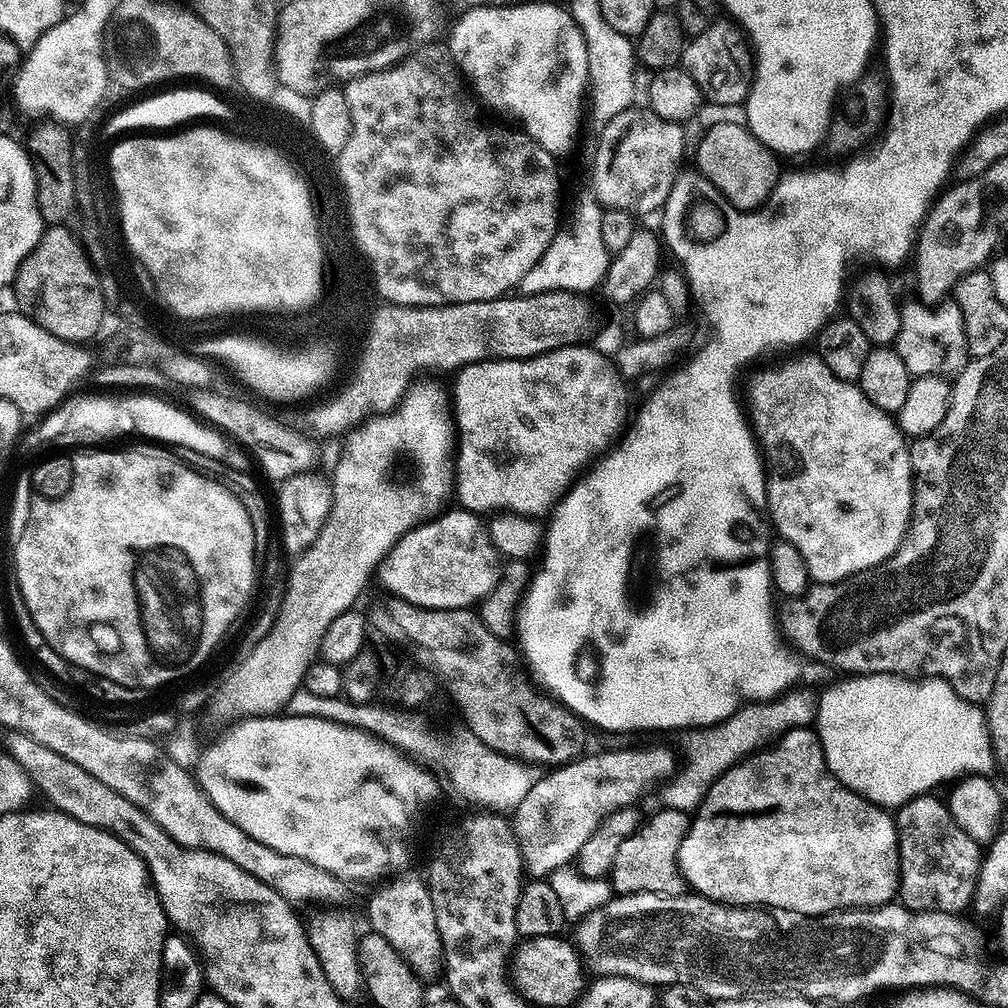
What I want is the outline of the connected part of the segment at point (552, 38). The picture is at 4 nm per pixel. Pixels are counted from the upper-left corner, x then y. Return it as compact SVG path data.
M508 2L503 7L484 5L481 8L465 8L456 18L456 25L446 39L446 47L471 91L494 111L513 116L517 120L513 121L551 156L563 158L572 147L575 149L582 132L580 107L586 104L588 55L580 28L567 7Z

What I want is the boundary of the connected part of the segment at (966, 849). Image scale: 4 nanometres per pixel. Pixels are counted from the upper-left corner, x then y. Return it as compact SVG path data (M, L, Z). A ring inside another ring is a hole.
M932 794L916 796L897 809L894 819L899 838L900 890L898 898L905 908L913 909L915 912L933 911L958 914L971 905L972 896L976 892L983 860L982 848L954 822L947 803L934 797L935 795Z

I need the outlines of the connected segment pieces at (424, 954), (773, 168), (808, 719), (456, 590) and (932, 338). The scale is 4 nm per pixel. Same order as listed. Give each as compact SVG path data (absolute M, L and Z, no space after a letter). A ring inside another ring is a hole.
M404 880L401 884L387 883L380 886L368 904L371 931L382 934L405 962L421 978L441 975L444 966L442 938L438 934L438 922L434 918L434 902L430 902L427 883L420 880ZM386 887L386 888L384 888Z
M743 123L716 124L706 129L696 148L695 167L741 210L759 209L771 196L782 175L779 162L777 153L766 147Z
M789 690L775 698L749 702L738 708L730 718L708 728L697 728L683 733L684 765L663 785L663 807L677 808L691 813L699 808L710 786L723 772L730 770L752 753L767 749L769 745L795 728L807 728L816 719L817 693L812 690Z
M441 511L439 516L416 525L386 554L378 569L378 580L380 576L385 586L383 589L387 593L416 604L419 608L471 609L483 602L494 590L494 586L498 586L502 571L502 557L490 538L485 521L475 512L448 511Z
M944 298L933 304L916 300L910 301L908 305L905 303L901 307L900 329L894 341L896 352L902 358L902 362L906 362L906 370L913 378L955 377L970 359L962 322L962 310L958 310L956 301L952 298Z

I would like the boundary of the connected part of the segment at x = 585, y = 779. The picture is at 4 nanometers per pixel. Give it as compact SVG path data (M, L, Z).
M622 748L618 752L600 752L597 756L581 755L579 758L545 771L539 780L530 786L530 794L522 798L511 821L524 860L524 871L532 878L548 878L559 868L569 867L579 857L586 838L598 830L598 826L615 808L631 808L636 799L658 780L667 779L676 768L673 754L666 748Z

